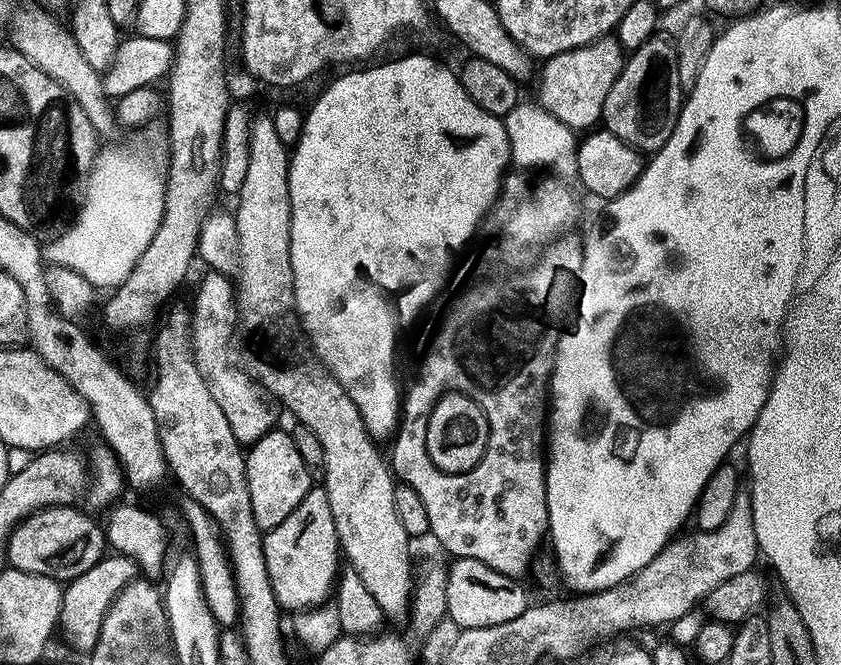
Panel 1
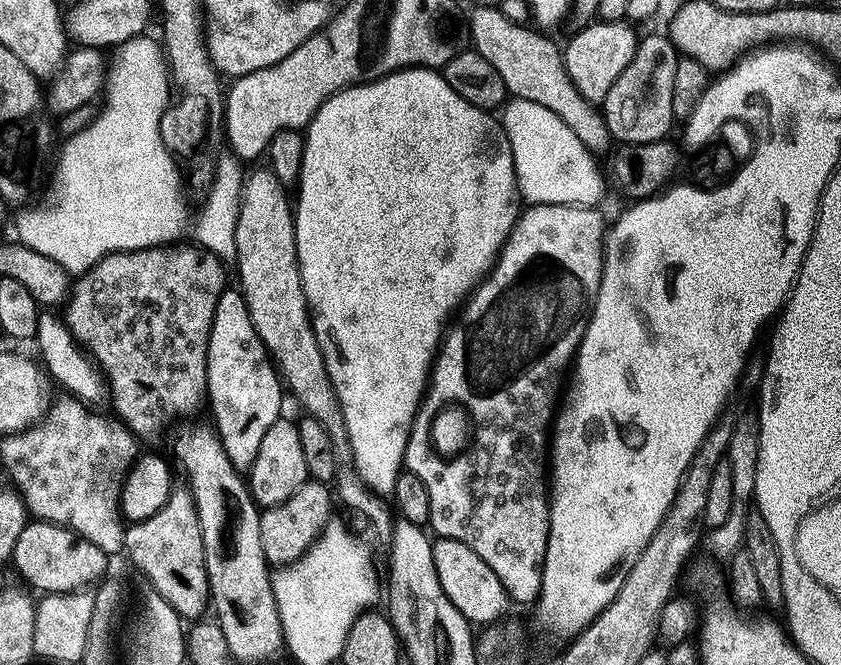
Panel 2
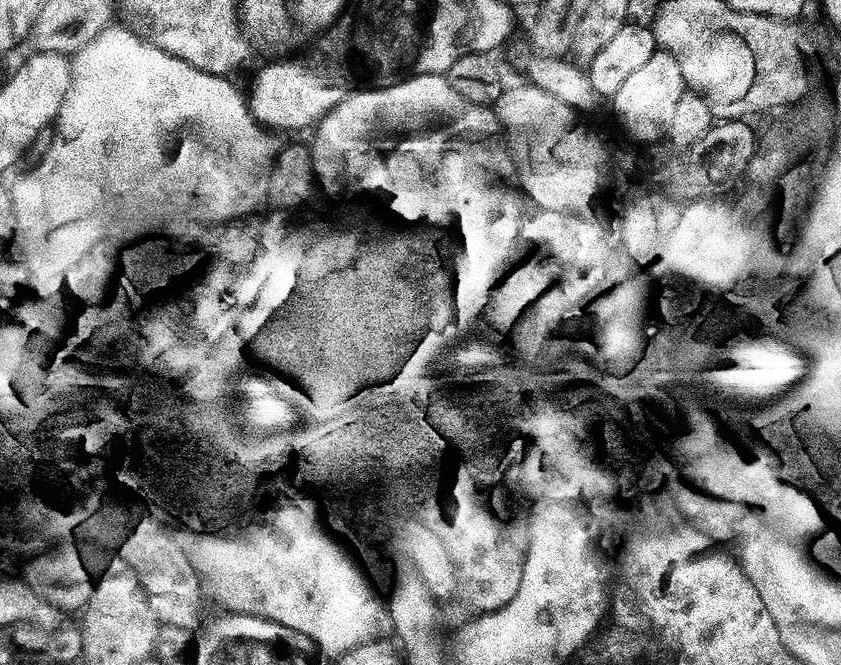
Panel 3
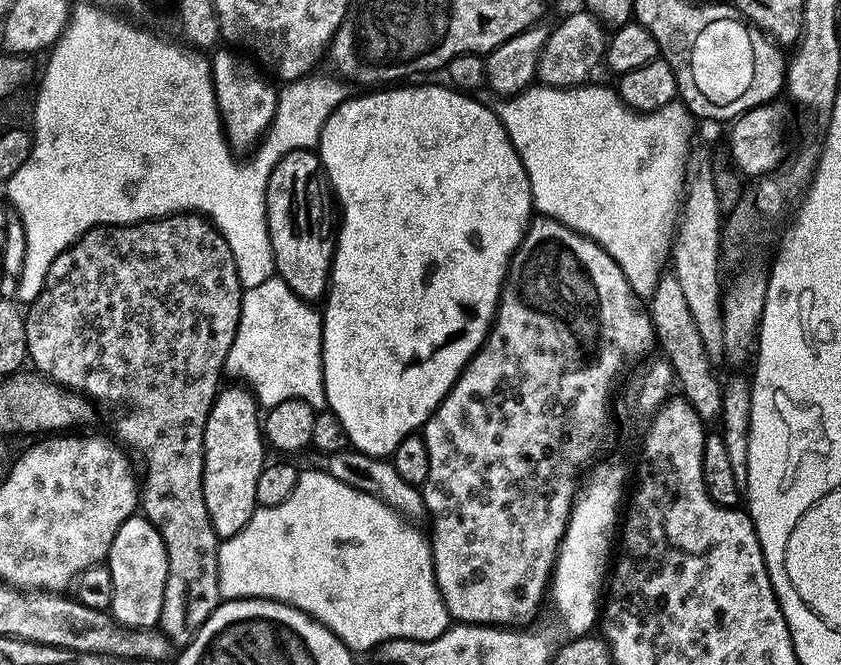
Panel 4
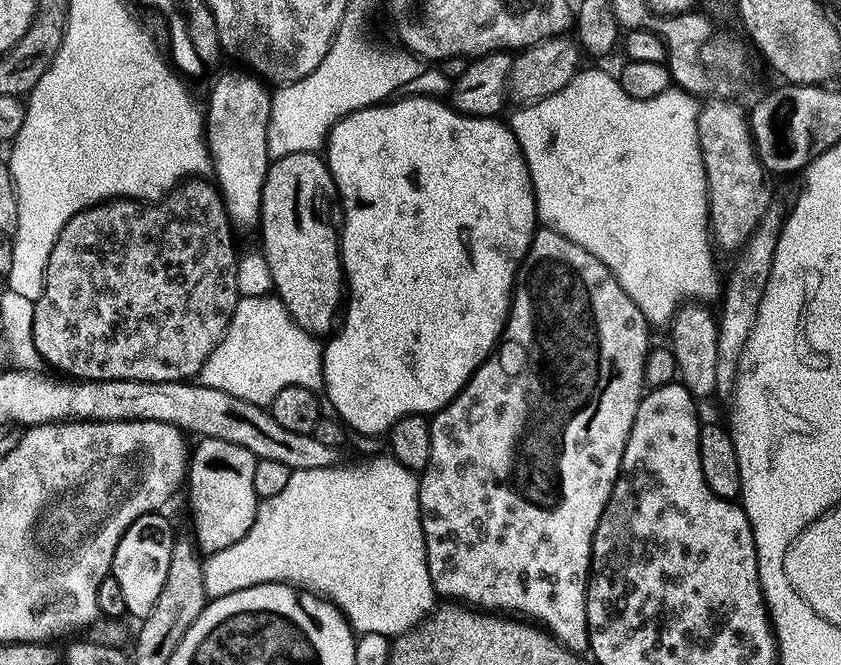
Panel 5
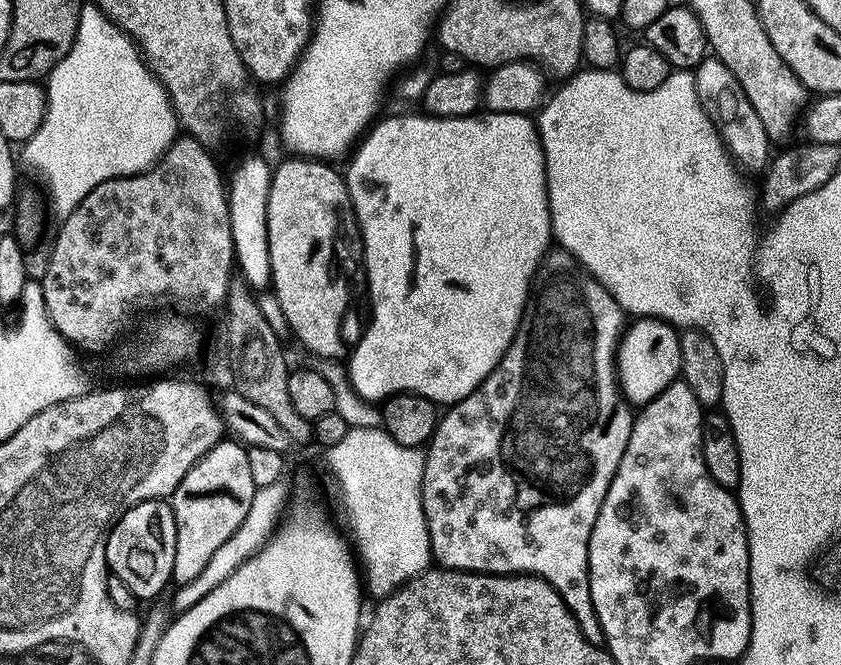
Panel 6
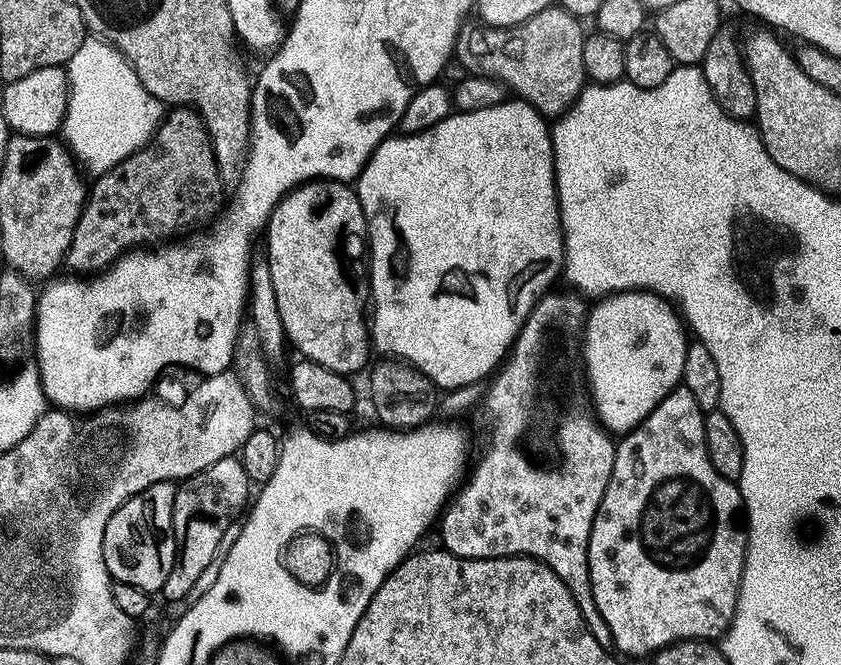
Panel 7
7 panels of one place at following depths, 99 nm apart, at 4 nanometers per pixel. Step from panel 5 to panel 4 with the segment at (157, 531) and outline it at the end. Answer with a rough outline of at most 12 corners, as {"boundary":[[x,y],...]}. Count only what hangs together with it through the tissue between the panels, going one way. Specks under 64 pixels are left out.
{"boundary":[[144,515],[122,522],[106,563],[110,615],[157,627],[168,559]]}

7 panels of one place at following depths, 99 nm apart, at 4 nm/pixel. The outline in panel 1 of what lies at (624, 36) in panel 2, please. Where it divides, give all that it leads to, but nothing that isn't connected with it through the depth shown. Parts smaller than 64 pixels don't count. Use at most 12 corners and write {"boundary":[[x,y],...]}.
{"boundary":[[611,35],[549,56],[535,103],[595,129],[624,69]]}

